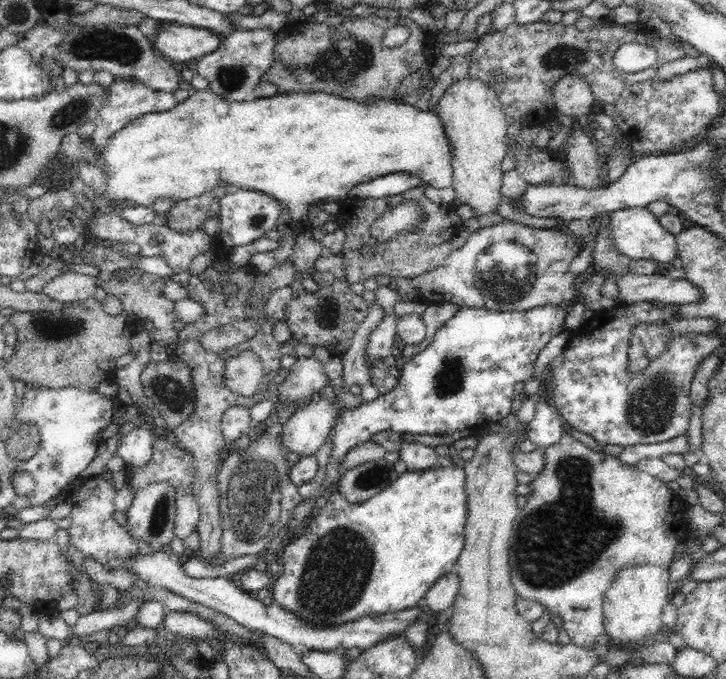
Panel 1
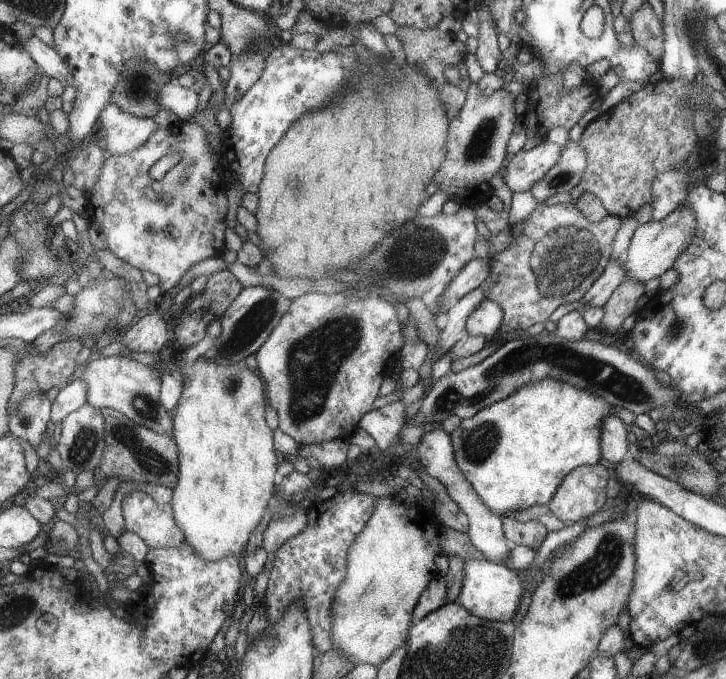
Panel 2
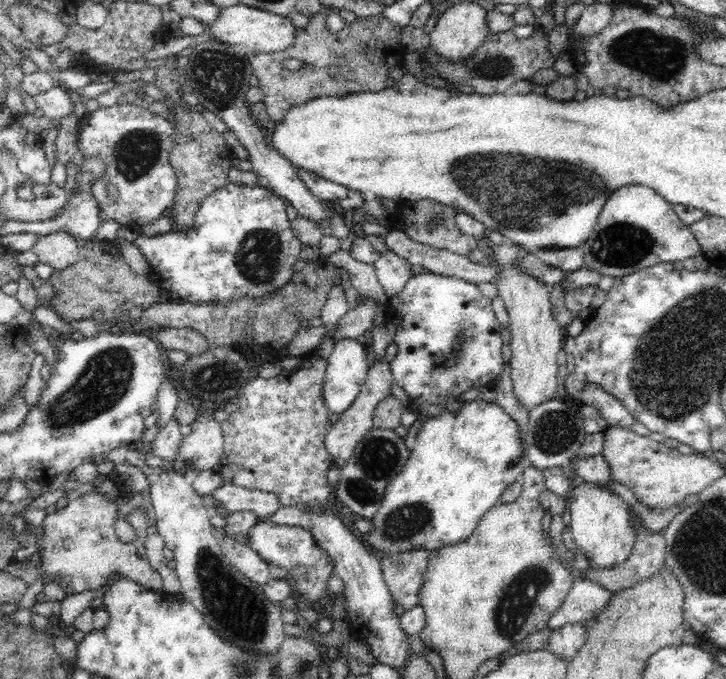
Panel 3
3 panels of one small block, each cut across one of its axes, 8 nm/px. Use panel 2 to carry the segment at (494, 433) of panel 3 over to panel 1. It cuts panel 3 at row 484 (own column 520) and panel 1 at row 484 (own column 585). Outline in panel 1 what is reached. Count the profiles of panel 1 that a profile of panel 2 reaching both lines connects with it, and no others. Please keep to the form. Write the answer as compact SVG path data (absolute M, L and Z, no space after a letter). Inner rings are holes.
M432 466L429 469L407 470L402 474L398 474L396 480L388 488L360 504L350 504L340 491L333 492L327 499L327 503L321 509L316 510L310 522L299 532L296 539L292 540L291 543L285 546L285 550L279 553L276 561L279 562L281 570L279 572L280 578L273 585L272 597L274 601L280 603L280 606L286 610L304 617L304 619L312 621L312 623L322 625L352 622L366 615L398 612L422 603L423 595L432 590L434 583L452 571L464 548L464 532L468 512L465 478L466 473L460 466L440 466L440 468Z

